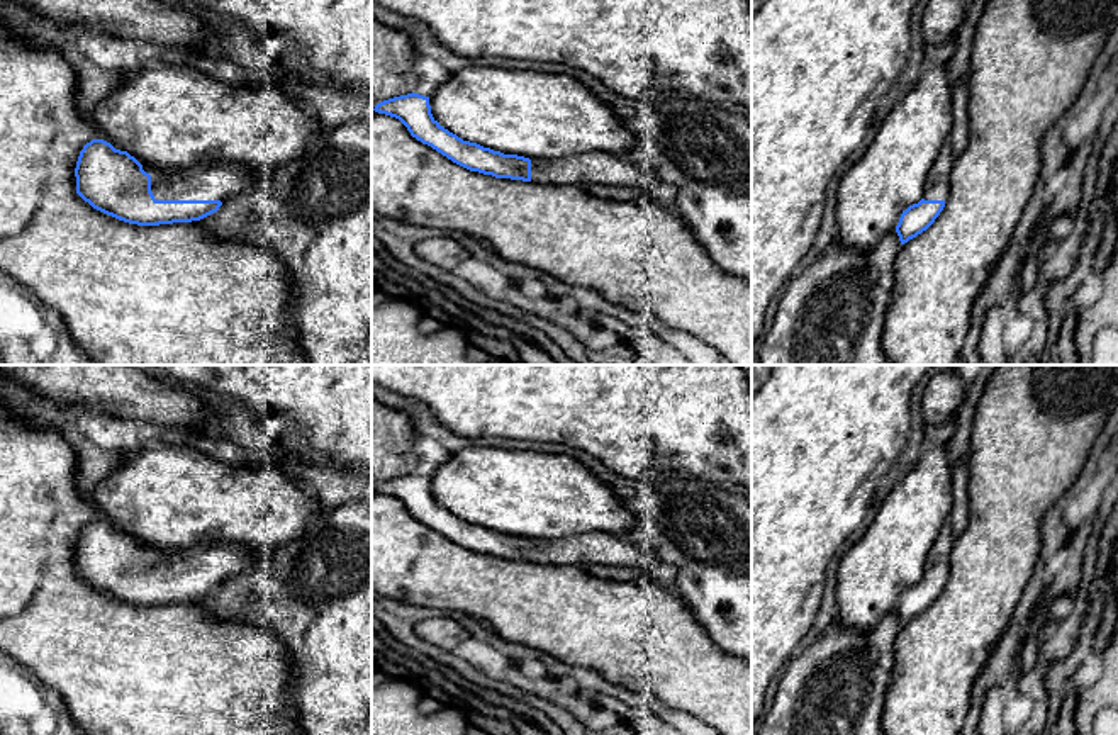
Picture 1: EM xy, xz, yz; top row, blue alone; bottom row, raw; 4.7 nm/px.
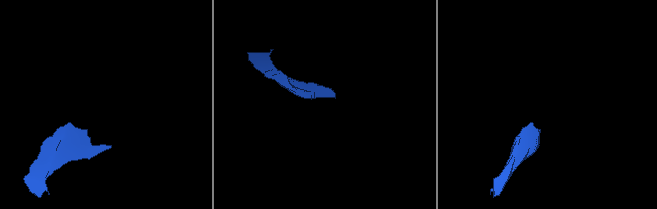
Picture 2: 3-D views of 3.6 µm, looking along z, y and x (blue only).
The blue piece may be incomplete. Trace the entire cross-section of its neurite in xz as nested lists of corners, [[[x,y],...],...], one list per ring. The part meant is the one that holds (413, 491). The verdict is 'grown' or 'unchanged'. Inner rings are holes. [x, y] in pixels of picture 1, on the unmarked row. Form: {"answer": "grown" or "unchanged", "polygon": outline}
{"answer": "grown", "polygon": [[[414,472],[383,480],[373,491],[399,499],[412,518],[470,552],[543,565],[585,567],[595,564],[636,567],[643,569],[651,582],[677,592],[675,570],[670,565],[616,535],[584,533],[555,540],[504,535],[477,523],[463,521],[444,509],[431,494],[429,477]]]}

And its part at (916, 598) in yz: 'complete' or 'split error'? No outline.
split error

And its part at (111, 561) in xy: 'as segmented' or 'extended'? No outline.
extended

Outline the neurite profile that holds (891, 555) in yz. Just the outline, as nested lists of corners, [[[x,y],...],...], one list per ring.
[[[947,445],[926,448],[879,504],[864,536],[843,553],[836,579],[836,620],[845,626],[862,631],[874,630],[887,613],[896,609],[901,594],[921,581],[928,552],[950,519],[952,472]]]

